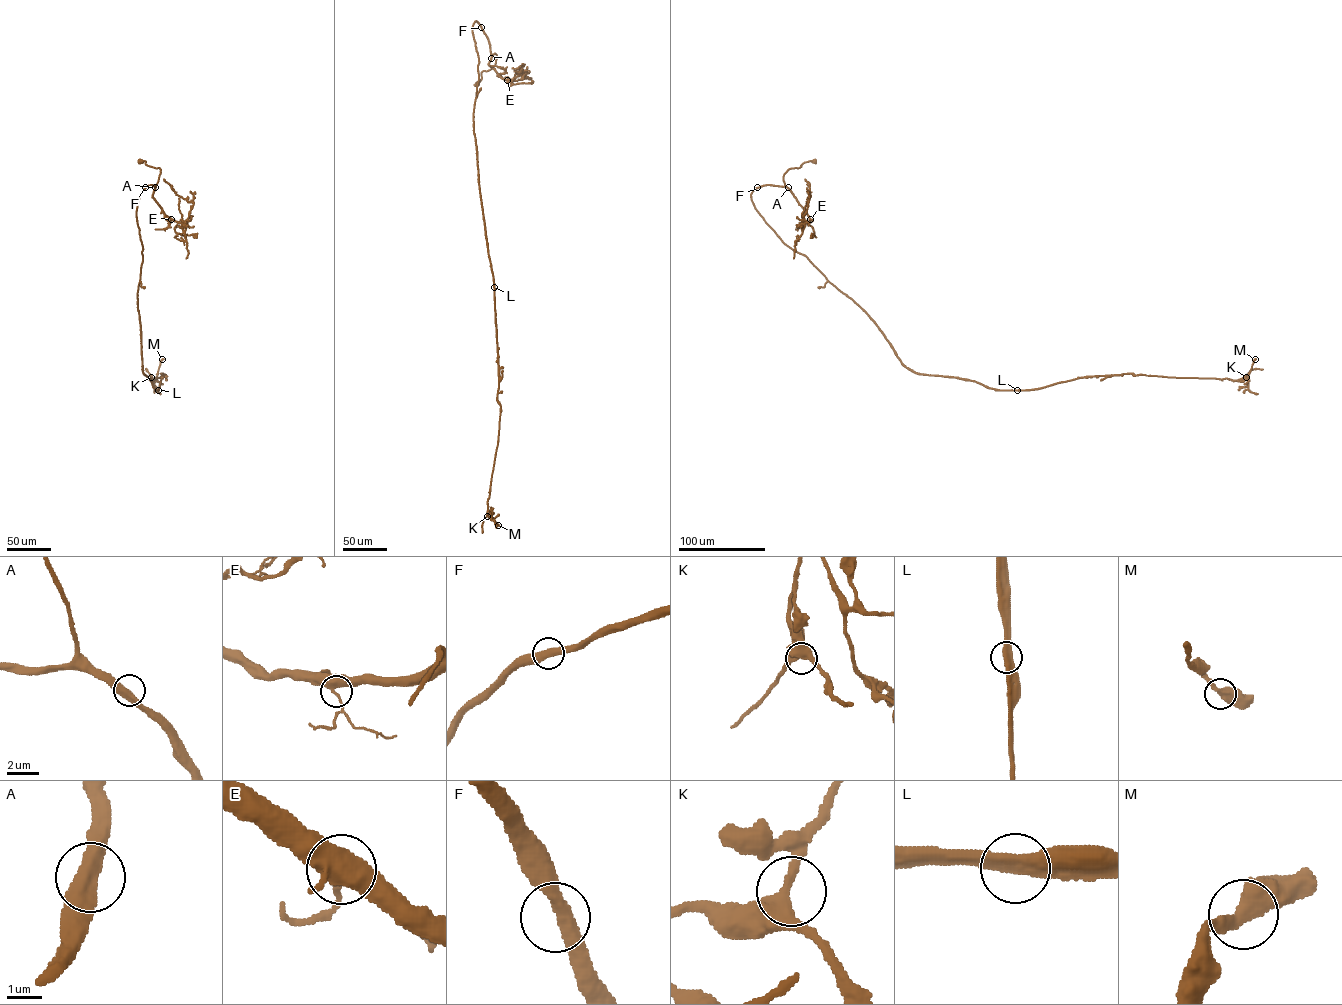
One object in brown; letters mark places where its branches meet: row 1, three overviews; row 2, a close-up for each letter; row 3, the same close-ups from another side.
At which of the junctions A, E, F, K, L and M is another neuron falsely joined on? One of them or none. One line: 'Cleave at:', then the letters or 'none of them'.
Cleave at: L

